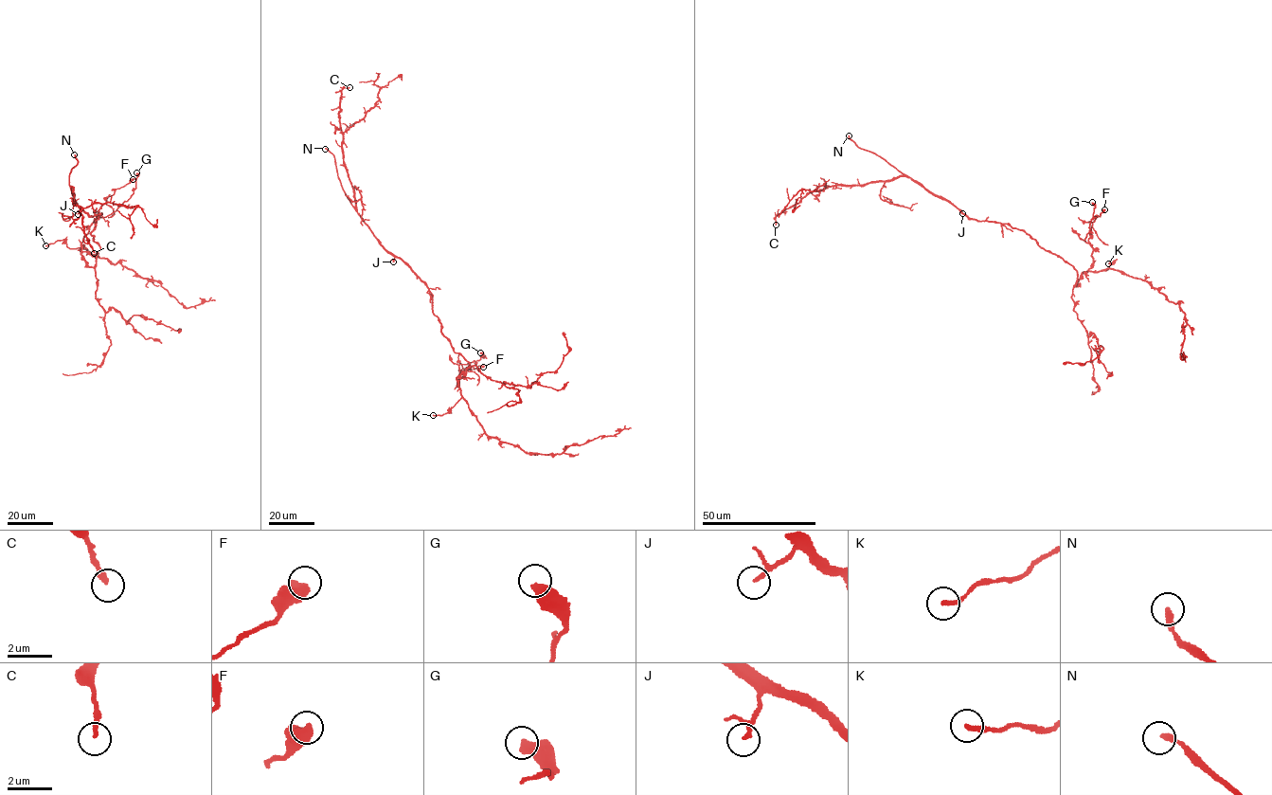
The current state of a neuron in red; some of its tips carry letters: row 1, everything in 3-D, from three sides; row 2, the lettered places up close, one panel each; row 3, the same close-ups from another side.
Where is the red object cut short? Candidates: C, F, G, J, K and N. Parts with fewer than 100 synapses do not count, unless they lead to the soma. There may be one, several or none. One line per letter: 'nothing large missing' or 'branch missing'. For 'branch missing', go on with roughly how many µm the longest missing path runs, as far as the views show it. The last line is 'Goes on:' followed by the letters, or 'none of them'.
C: nothing large missing
F: nothing large missing
G: nothing large missing
J: nothing large missing
K: nothing large missing
N: branch missing; about 35 µm are missing
Goes on: N

